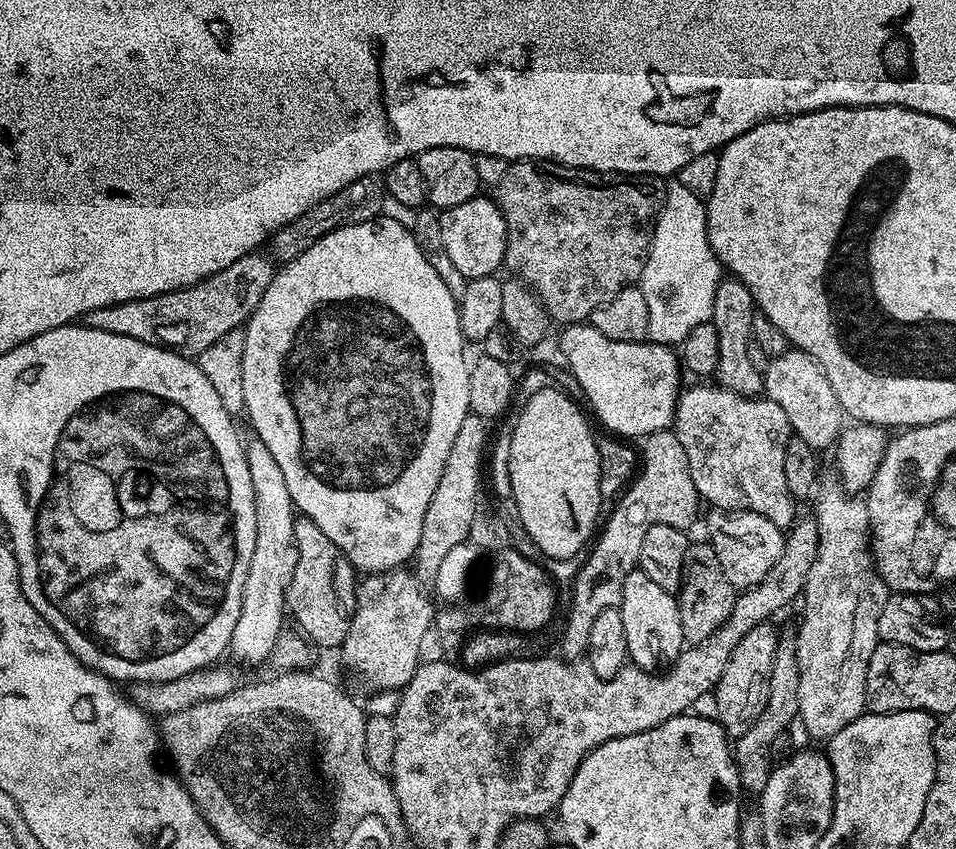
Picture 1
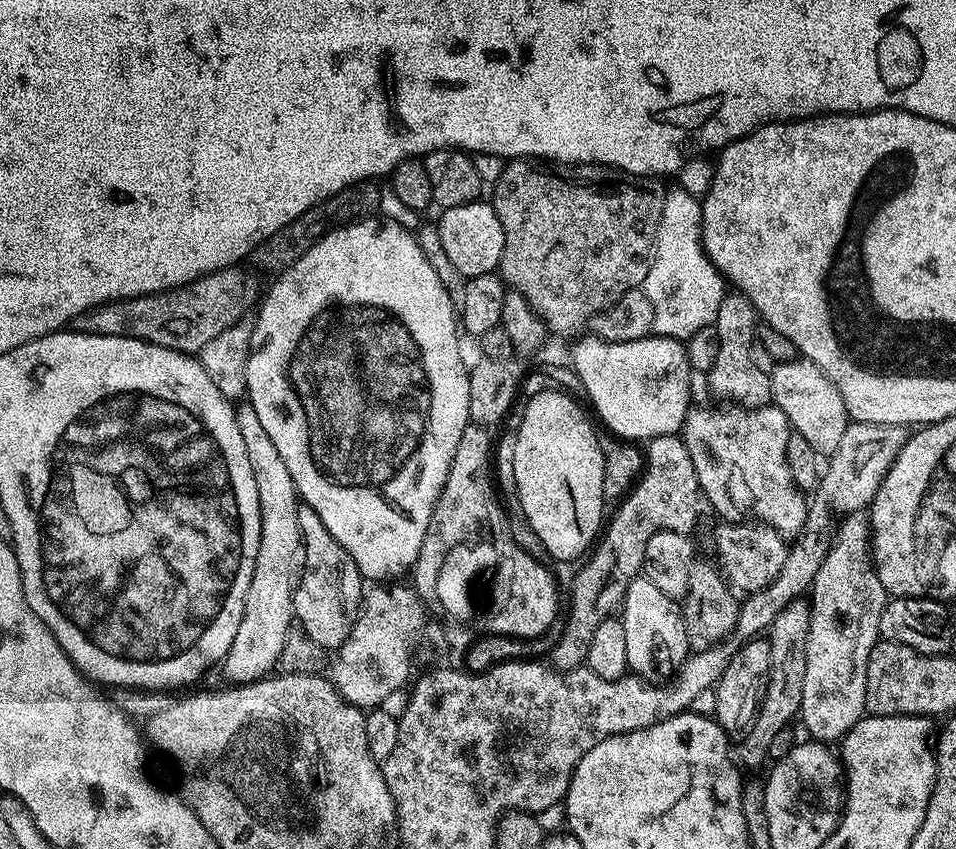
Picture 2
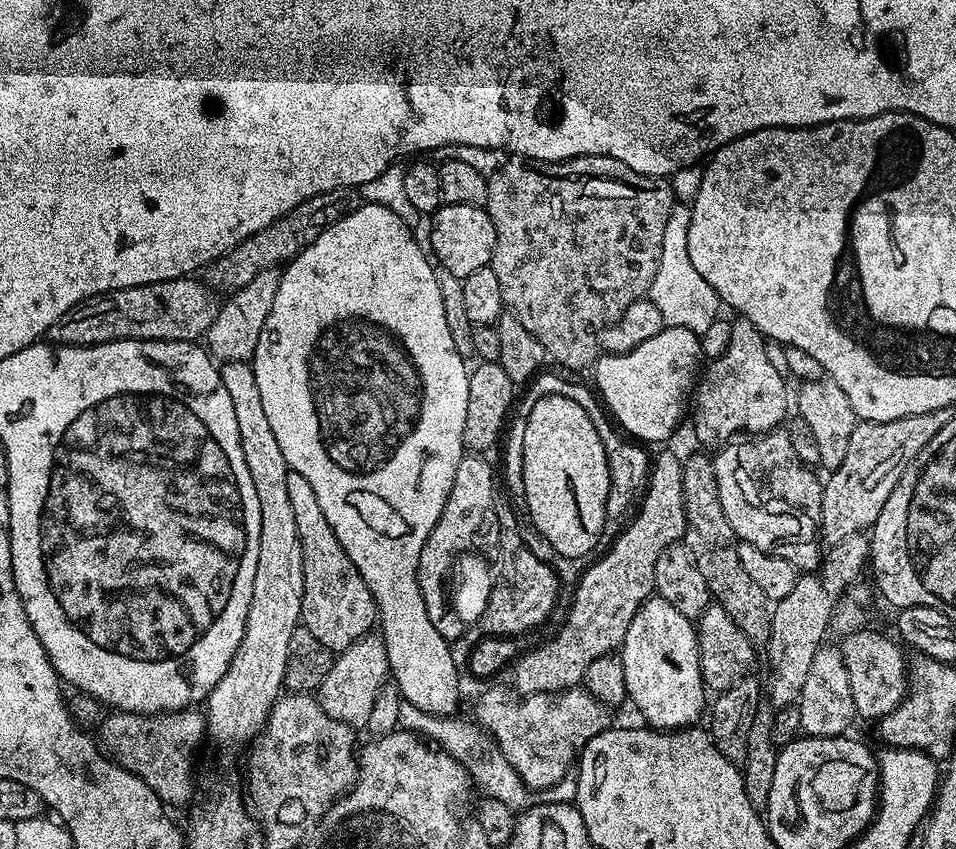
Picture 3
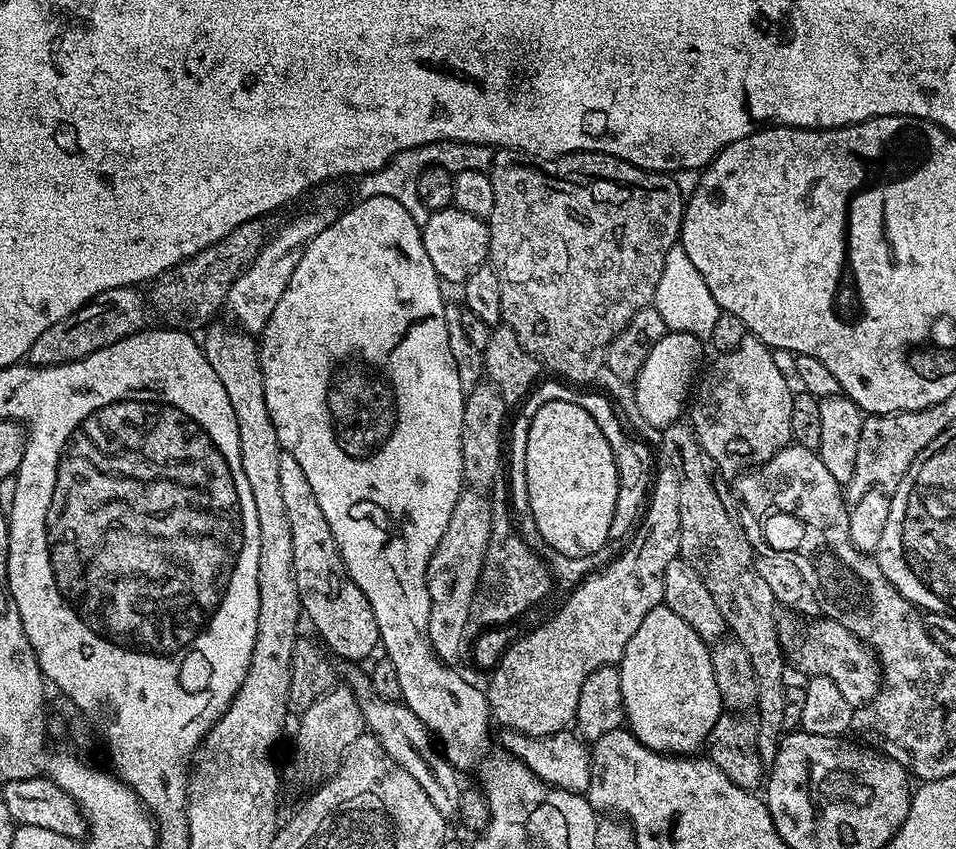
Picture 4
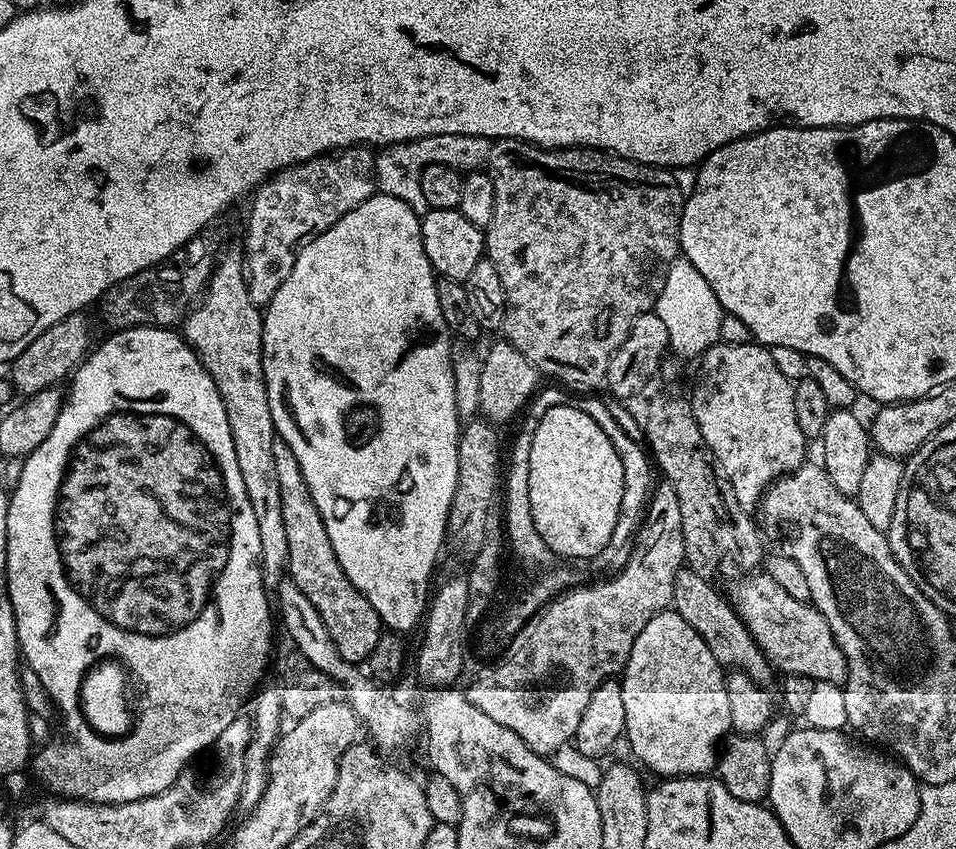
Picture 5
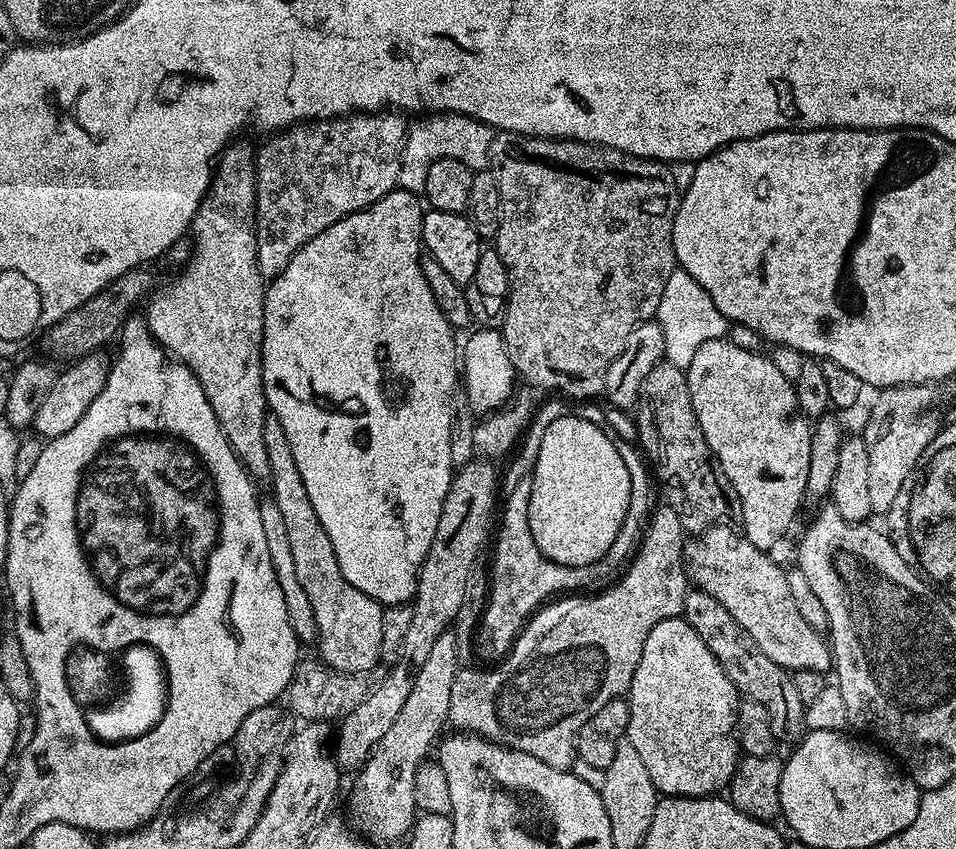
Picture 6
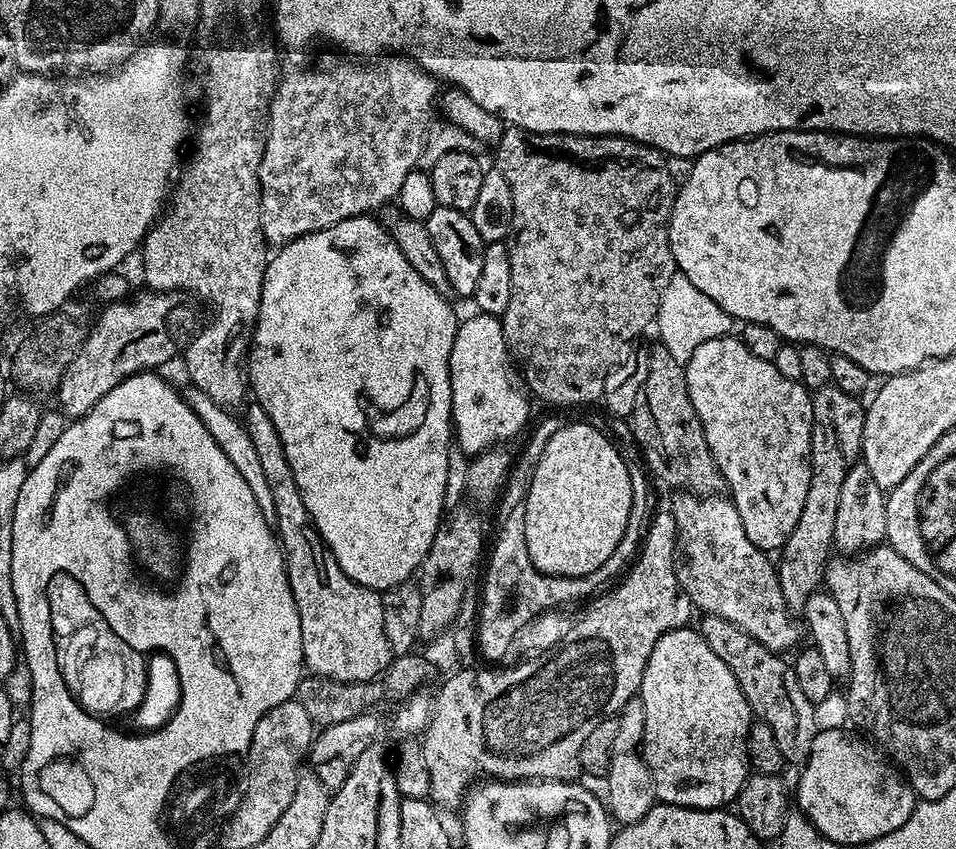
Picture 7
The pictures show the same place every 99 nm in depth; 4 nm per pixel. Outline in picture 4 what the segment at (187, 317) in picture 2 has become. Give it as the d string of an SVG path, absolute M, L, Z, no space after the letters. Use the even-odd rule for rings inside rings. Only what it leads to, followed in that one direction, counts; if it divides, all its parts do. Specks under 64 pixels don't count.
M135 287L115 288L98 294L93 300L87 300L78 310L74 310L74 314L62 318L62 322L46 326L46 330L42 330L38 338L34 338L34 346L30 346L27 359L36 366L69 364L86 358L122 338L145 331L149 323L149 309L146 307L145 297L141 293L140 297L136 292L139 291Z

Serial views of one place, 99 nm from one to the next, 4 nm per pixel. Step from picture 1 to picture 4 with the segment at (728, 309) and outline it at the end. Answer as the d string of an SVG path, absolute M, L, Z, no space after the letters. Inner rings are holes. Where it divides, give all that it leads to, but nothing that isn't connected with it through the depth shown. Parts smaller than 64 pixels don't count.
M749 334L734 350L721 352L715 357L716 361L709 366L704 381L703 376L699 381L700 389L699 384L695 389L694 399L690 404L690 423L696 432L698 442L706 450L706 454L714 458L714 462L726 478L735 478L753 466L765 464L767 460L774 458L774 454L778 454L778 450L793 443L790 410L794 388L784 377L782 370L778 370L772 354L773 349L762 343L757 336Z

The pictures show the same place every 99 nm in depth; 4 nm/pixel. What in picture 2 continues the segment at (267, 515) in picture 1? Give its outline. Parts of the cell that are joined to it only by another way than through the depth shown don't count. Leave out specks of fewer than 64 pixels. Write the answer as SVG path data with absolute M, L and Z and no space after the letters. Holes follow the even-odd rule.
M247 402L236 408L236 421L238 431L242 433L242 443L246 445L246 458L250 458L250 470L254 470L260 511L258 558L250 578L242 622L238 622L238 634L234 634L234 642L230 642L230 650L222 661L225 678L239 686L265 679L280 663L286 634L294 623L294 590L304 569L304 539L298 530L301 501L296 495L294 478L290 478L286 462L282 462L274 442L270 442L270 434L266 434L258 414L254 414Z

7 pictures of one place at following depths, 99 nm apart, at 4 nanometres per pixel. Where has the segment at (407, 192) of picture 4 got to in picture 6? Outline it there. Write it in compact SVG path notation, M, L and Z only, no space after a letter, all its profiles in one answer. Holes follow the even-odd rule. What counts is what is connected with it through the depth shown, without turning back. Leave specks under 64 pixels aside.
M457 112L421 115L408 125L408 137L404 140L404 149L400 155L399 187L413 194L423 193L426 170L430 170L438 158L454 158L462 162L462 166L473 170L487 169L490 165L490 150L495 141L496 132L481 120Z

